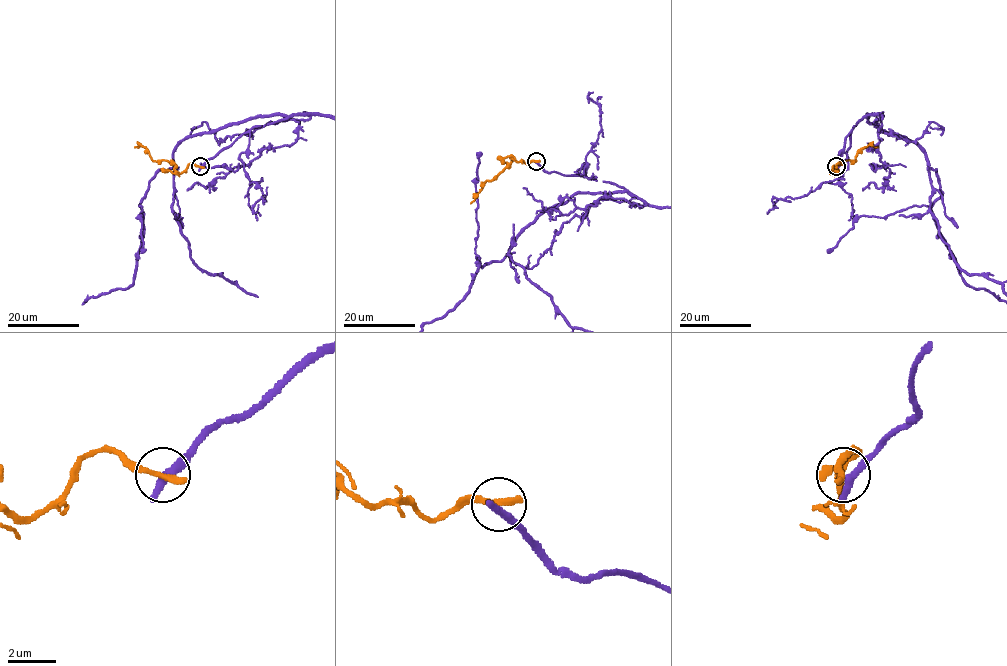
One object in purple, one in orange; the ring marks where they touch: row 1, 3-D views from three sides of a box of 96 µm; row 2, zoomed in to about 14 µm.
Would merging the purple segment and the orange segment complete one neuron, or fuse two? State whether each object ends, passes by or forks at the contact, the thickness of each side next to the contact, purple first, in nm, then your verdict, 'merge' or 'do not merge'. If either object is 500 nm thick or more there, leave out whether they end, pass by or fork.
purple ends; orange ends; calibres 400 and 300 nm; do not merge

